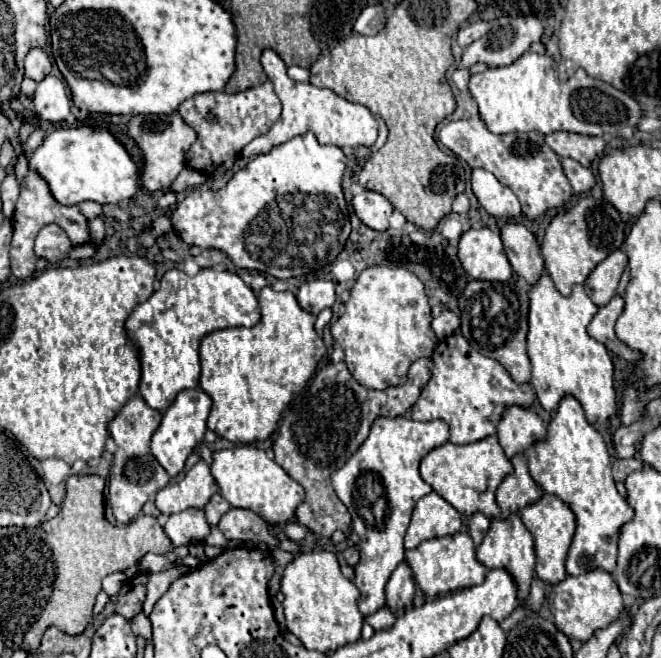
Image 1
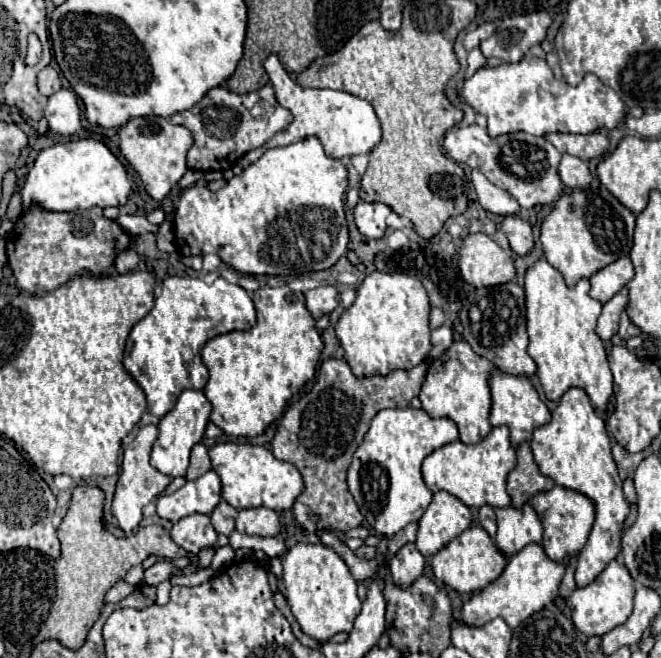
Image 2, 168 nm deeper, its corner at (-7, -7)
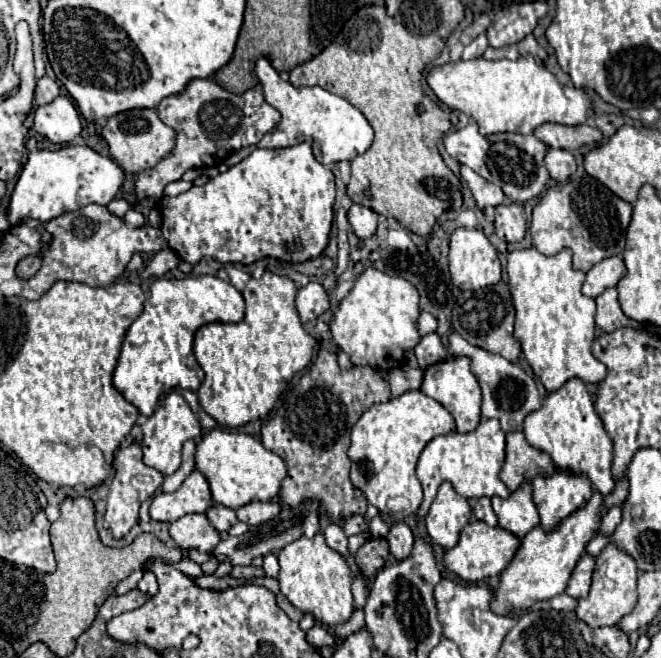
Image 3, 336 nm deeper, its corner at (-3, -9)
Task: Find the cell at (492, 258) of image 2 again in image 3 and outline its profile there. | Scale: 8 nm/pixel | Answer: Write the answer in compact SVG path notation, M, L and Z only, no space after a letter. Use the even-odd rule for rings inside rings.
M457 228L451 234L449 270L451 270L453 284L461 290L479 290L479 288L497 284L501 280L501 262L499 262L497 250L487 240L487 236L475 228Z

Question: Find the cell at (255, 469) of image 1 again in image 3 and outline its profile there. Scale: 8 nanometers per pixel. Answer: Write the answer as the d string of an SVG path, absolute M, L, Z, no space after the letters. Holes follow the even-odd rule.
M221 428L211 430L199 440L197 452L195 452L195 466L199 472L205 474L211 486L213 502L233 510L255 500L269 502L277 498L281 490L281 482L287 476L285 462L277 454L265 450L259 440L243 432L221 430Z

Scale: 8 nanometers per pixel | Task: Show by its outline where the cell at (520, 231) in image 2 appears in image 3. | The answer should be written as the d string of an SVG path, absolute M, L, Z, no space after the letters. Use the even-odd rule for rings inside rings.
M503 204L495 208L495 234L505 242L521 242L527 224L523 220L523 208L519 204Z

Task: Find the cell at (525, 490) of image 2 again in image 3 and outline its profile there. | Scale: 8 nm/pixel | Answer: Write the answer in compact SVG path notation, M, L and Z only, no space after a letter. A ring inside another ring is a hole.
M523 432L507 434L507 458L499 476L509 492L515 492L523 482L531 482L535 476L551 476L553 472L551 456L531 448Z

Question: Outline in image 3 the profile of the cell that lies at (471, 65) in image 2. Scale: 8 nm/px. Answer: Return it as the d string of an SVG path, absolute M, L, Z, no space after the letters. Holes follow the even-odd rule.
M479 34L469 46L465 46L465 50L463 50L463 58L465 58L465 60L479 58L479 56L485 52L487 46L489 46L489 44L487 44L487 36L485 36L485 34Z

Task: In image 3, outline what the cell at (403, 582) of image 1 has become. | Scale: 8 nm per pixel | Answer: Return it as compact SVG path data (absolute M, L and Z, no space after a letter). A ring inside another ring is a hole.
M393 524L387 536L387 542L389 542L391 556L395 556L395 560L405 560L411 556L415 538L407 524Z

